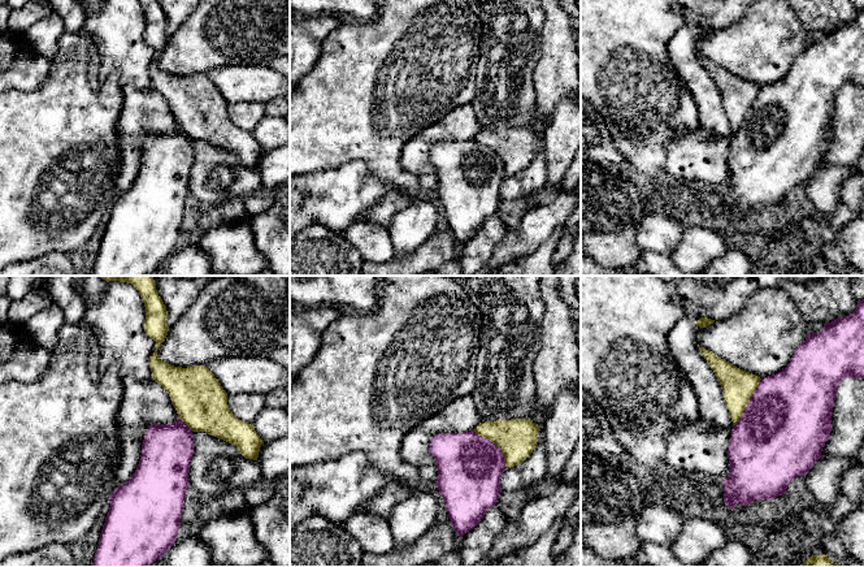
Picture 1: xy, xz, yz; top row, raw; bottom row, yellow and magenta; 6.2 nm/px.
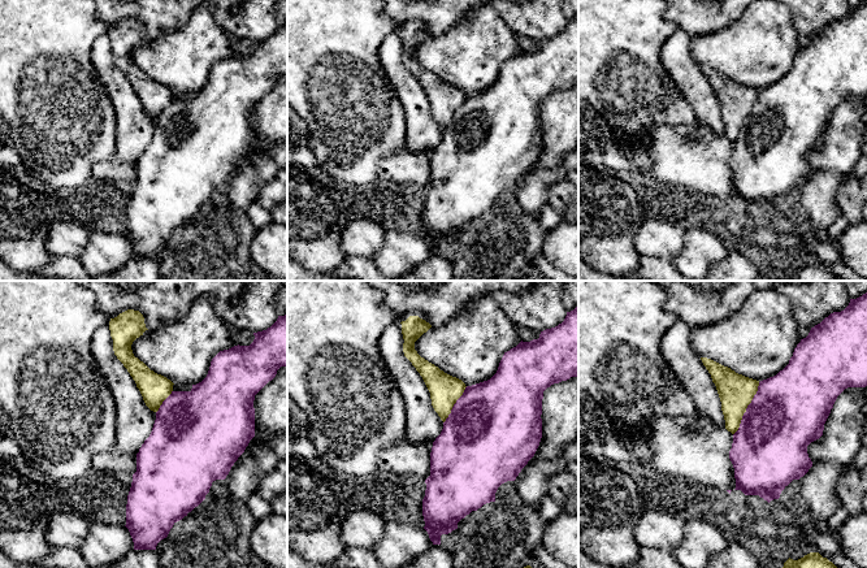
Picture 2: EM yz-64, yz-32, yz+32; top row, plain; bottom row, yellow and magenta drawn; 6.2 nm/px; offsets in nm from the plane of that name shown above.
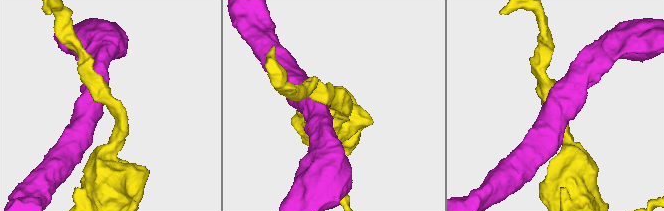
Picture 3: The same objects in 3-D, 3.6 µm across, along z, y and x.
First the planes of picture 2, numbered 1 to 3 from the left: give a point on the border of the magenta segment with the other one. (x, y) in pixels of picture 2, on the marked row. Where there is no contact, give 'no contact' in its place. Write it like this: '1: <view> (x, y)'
1: yz-64 (163, 400)
2: yz-32 (454, 403)
3: yz+32 (746, 407)

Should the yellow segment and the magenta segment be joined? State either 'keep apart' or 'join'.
keep apart

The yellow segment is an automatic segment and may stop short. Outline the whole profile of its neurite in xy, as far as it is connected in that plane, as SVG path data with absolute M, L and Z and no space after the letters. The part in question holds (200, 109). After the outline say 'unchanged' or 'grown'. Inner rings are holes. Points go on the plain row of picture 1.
M139 0L144 16L144 40L156 51L149 66L152 87L169 103L178 126L194 140L205 140L235 153L246 168L257 169L262 148L253 133L239 129L227 114L227 101L204 74L187 77L162 70L157 57L165 49L168 20L157 0Z; unchanged

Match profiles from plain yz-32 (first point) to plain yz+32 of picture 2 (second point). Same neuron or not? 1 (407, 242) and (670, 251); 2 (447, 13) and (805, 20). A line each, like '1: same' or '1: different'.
1: different
2: different

